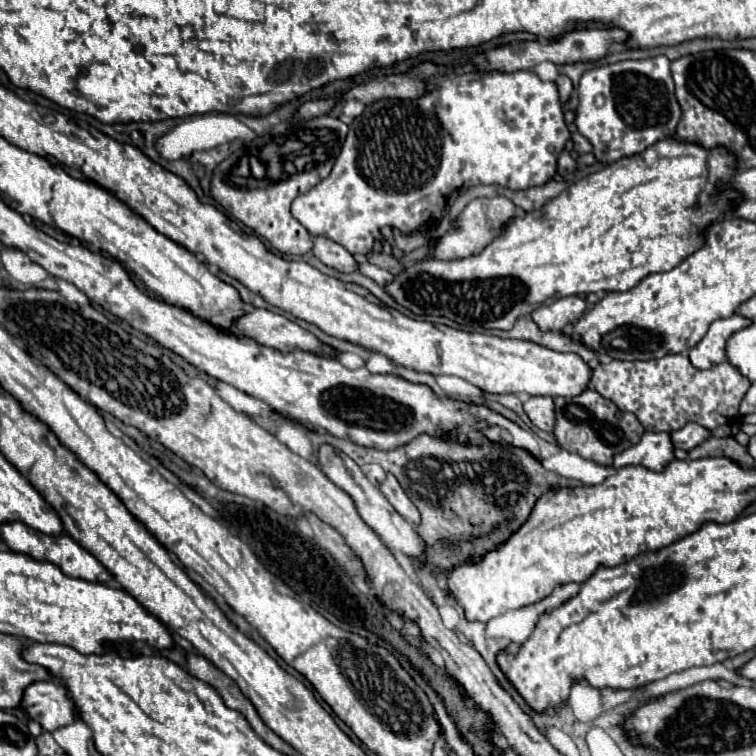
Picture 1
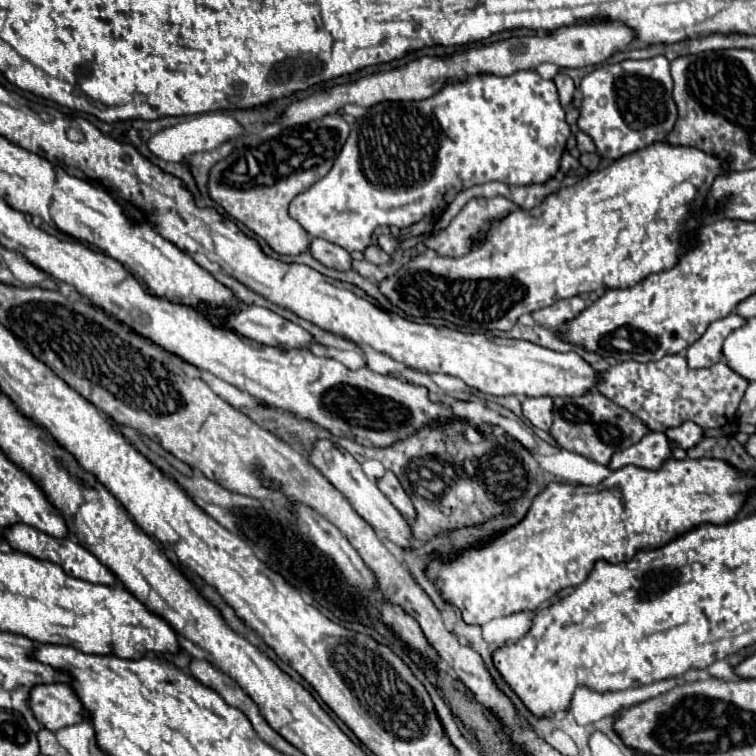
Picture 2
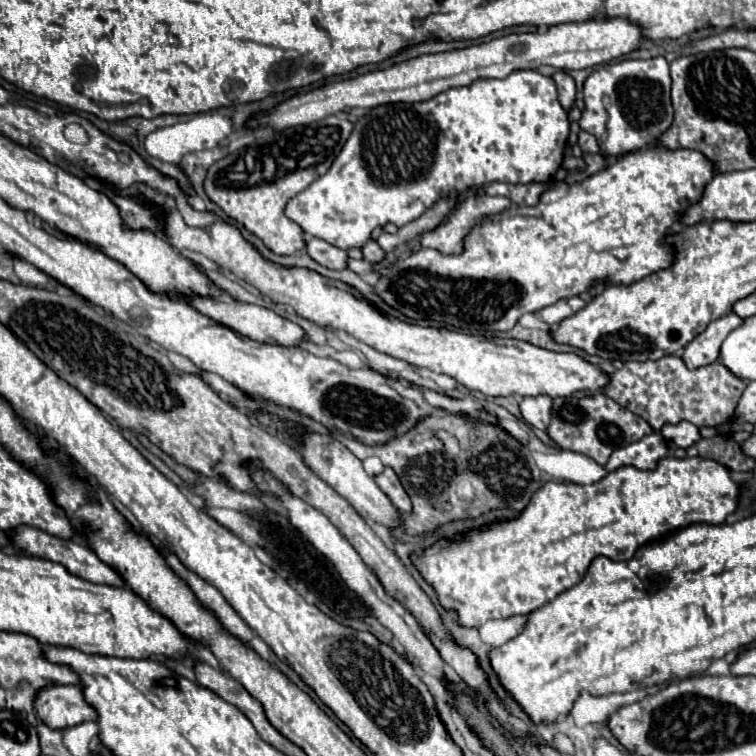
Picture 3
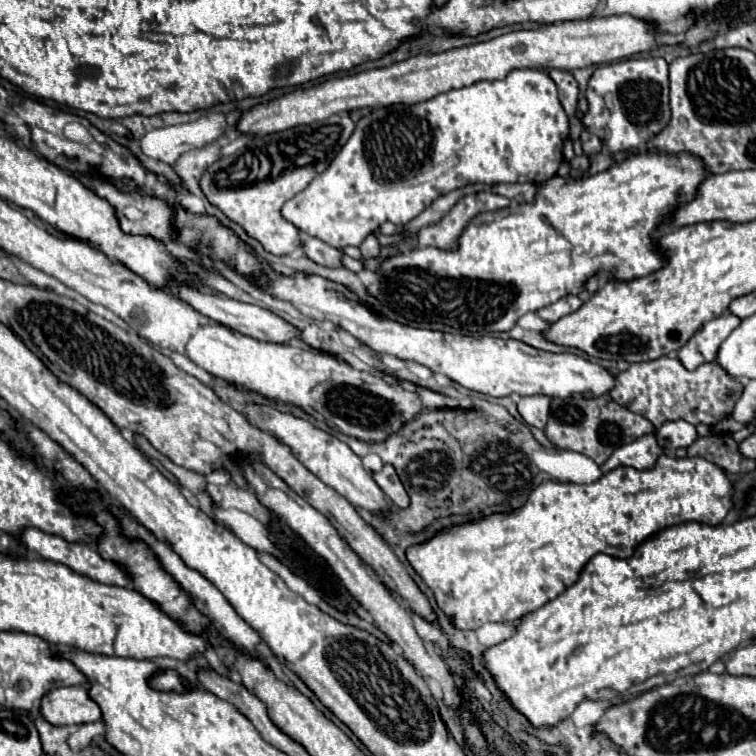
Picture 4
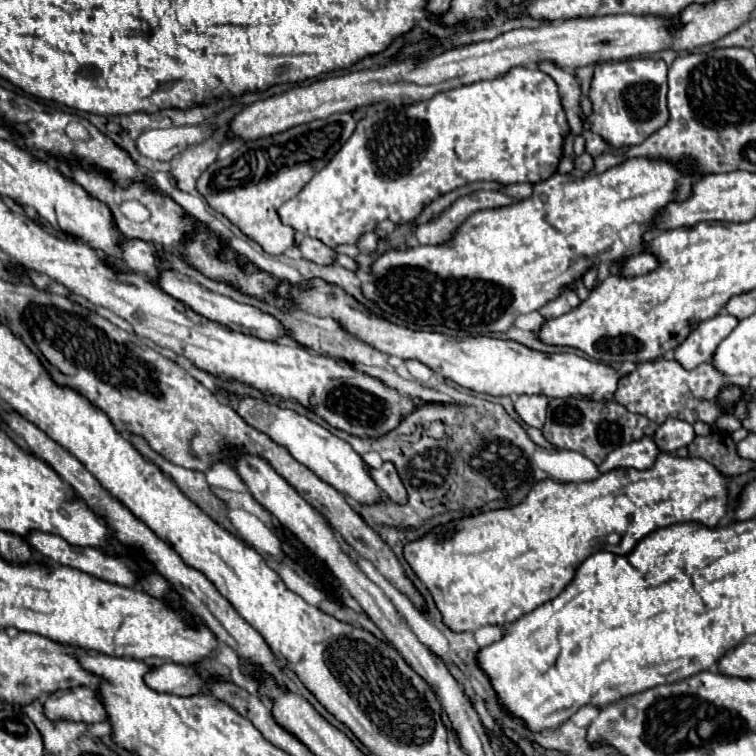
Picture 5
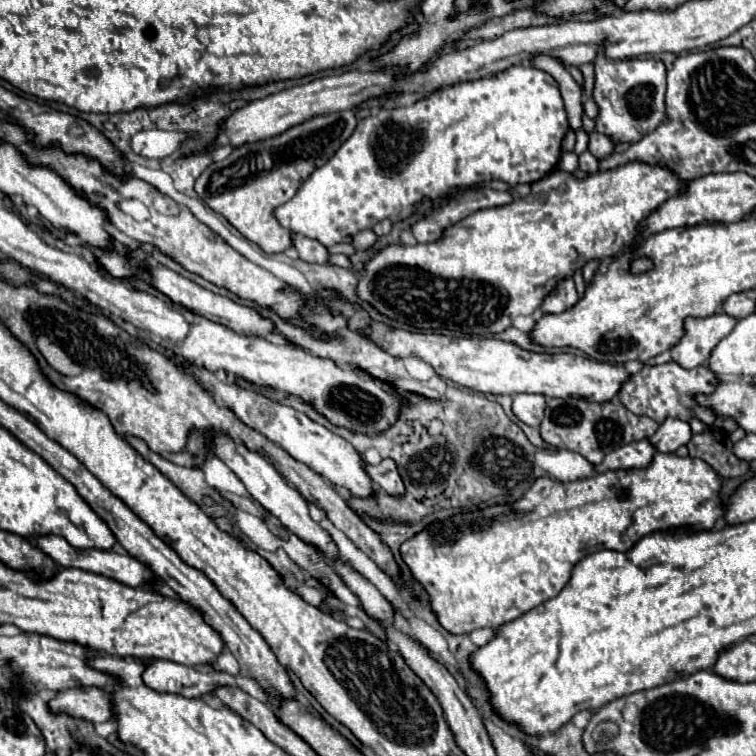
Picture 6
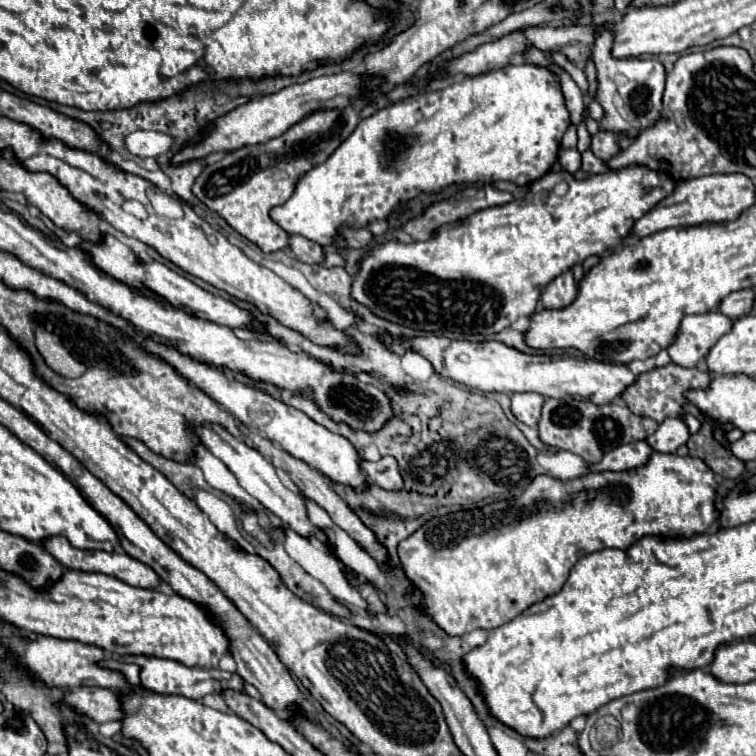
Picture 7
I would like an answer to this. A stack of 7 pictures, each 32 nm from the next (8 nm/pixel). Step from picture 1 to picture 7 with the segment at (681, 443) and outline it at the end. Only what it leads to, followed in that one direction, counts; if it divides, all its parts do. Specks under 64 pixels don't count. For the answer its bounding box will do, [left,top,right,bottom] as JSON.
[646,418,690,452]

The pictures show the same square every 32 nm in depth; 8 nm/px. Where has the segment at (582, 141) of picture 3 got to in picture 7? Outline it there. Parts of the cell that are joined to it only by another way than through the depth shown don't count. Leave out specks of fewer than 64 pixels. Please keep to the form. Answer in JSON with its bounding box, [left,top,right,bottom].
[590,132,618,160]

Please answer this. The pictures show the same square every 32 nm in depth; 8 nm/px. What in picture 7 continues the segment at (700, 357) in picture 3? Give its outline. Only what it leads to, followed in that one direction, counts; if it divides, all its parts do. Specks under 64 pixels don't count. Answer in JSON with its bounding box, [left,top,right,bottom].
[668,312,734,368]

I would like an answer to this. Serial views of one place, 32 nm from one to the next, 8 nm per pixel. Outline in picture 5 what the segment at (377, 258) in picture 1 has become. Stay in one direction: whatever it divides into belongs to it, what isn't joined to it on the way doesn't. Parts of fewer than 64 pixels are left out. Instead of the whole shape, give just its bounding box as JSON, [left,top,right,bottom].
[358,232,378,254]

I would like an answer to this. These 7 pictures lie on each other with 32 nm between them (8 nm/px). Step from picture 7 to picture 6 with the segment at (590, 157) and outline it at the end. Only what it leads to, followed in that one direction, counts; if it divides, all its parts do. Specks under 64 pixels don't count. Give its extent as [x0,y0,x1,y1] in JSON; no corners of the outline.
[578,150,598,172]

